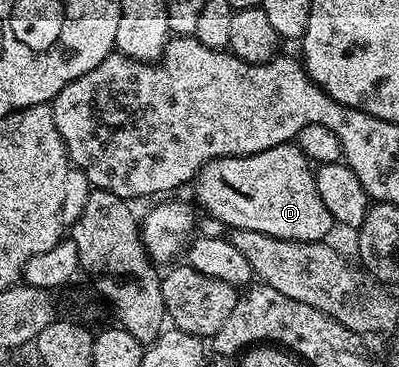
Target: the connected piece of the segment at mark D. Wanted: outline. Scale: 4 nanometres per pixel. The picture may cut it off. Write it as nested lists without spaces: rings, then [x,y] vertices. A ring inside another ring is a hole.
[[[284,142],[258,154],[216,158],[197,173],[196,205],[230,231],[263,232],[281,240],[323,242],[335,230],[331,212],[319,196],[317,175],[309,157],[293,142]]]

